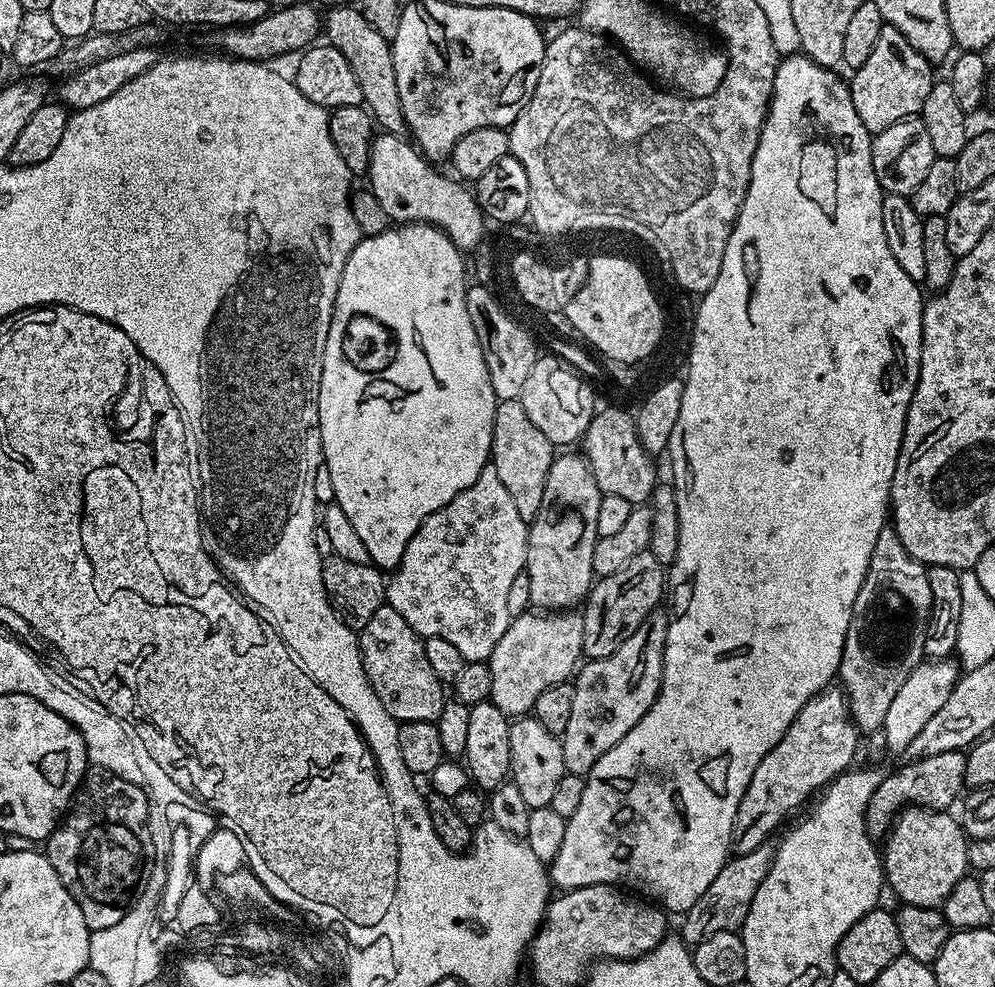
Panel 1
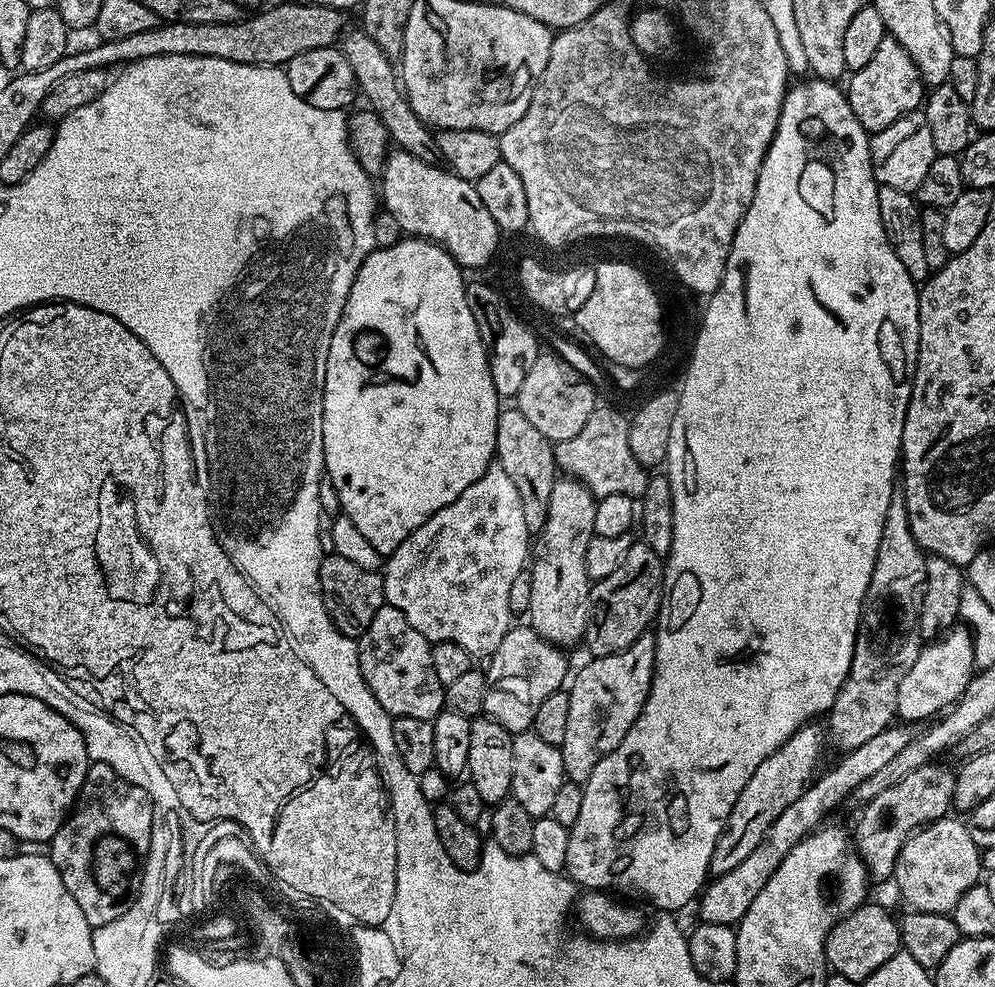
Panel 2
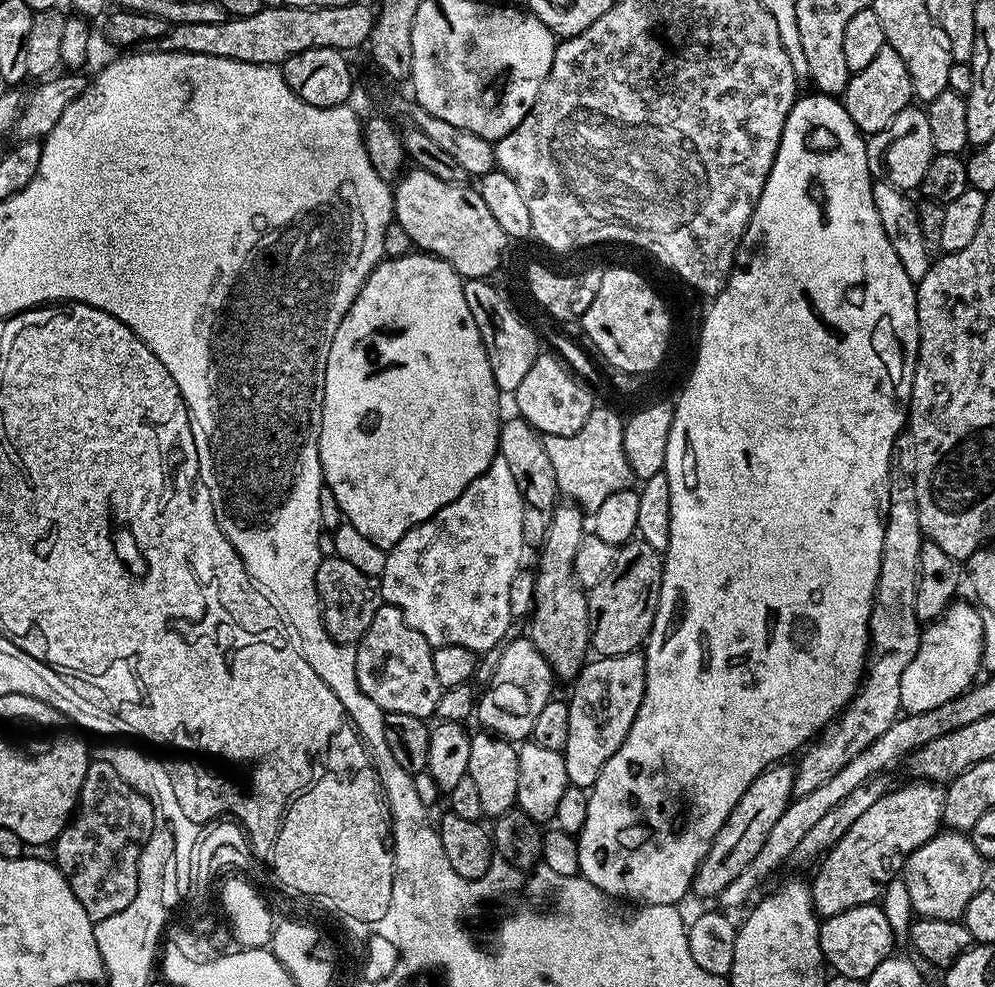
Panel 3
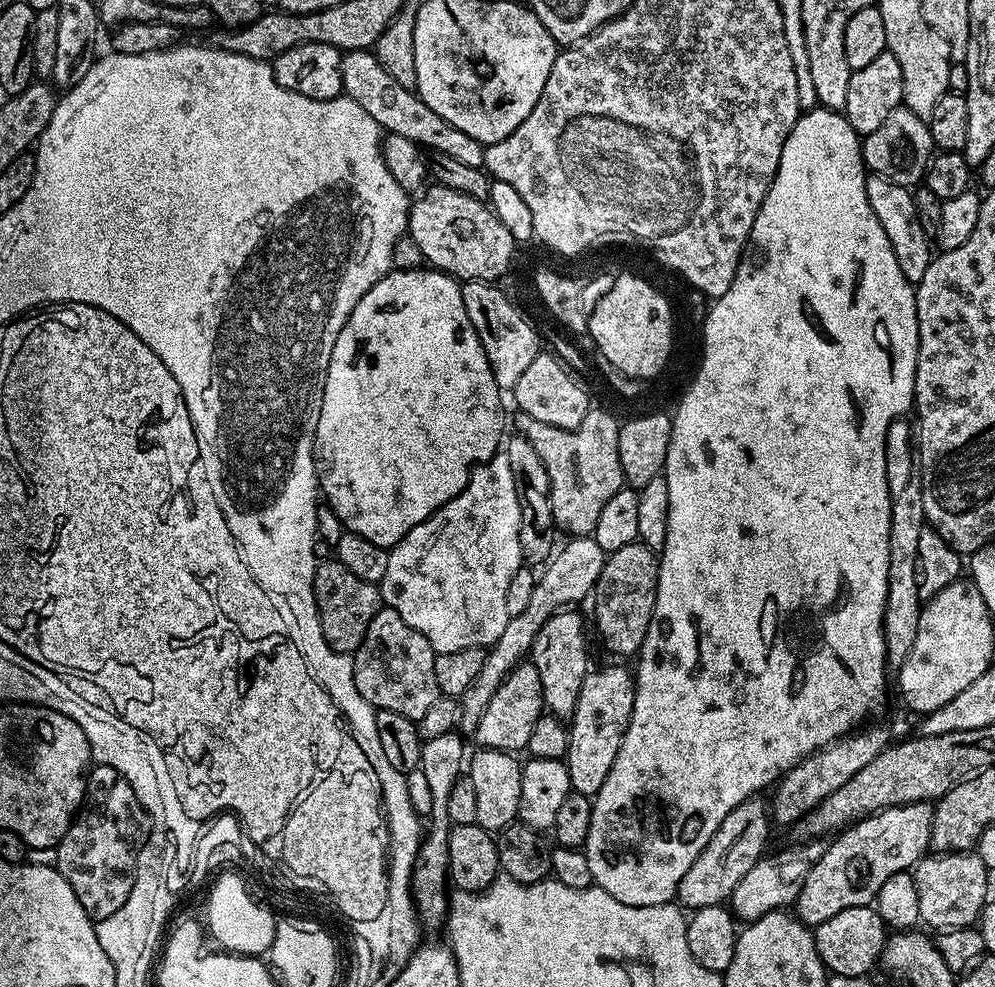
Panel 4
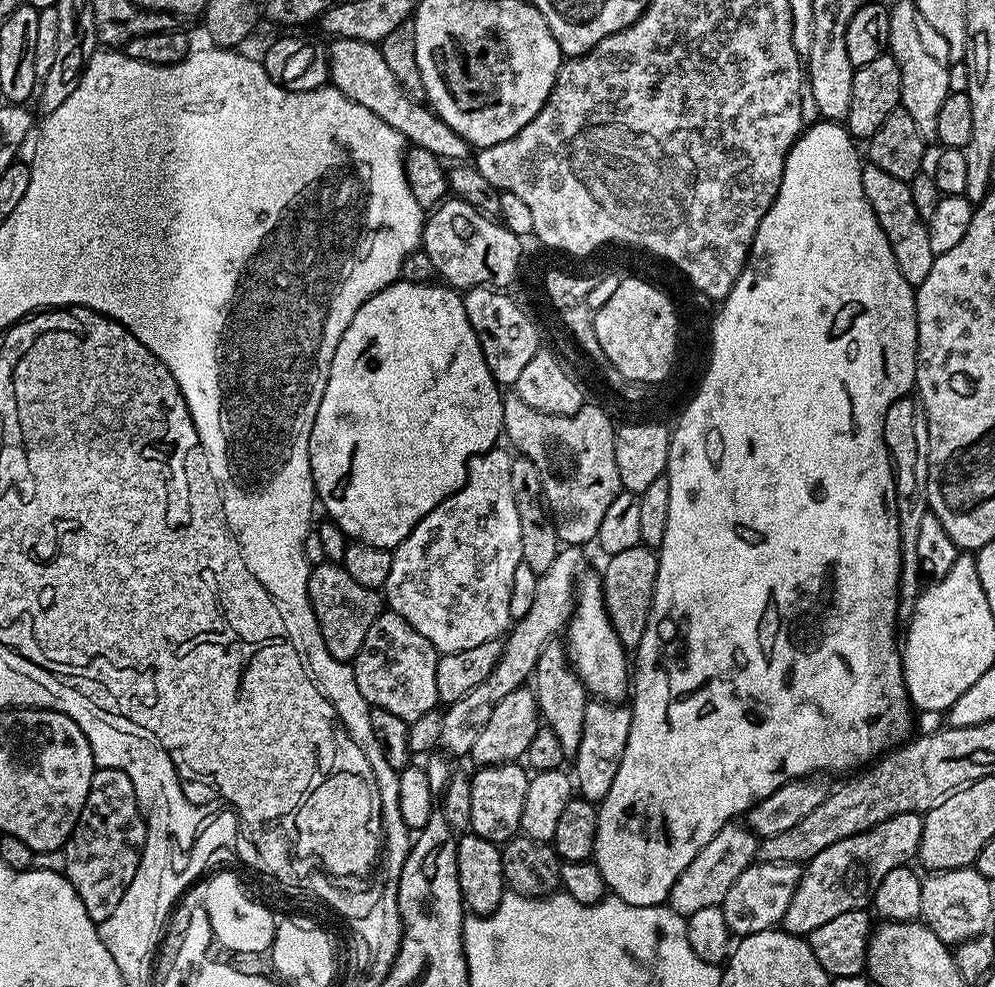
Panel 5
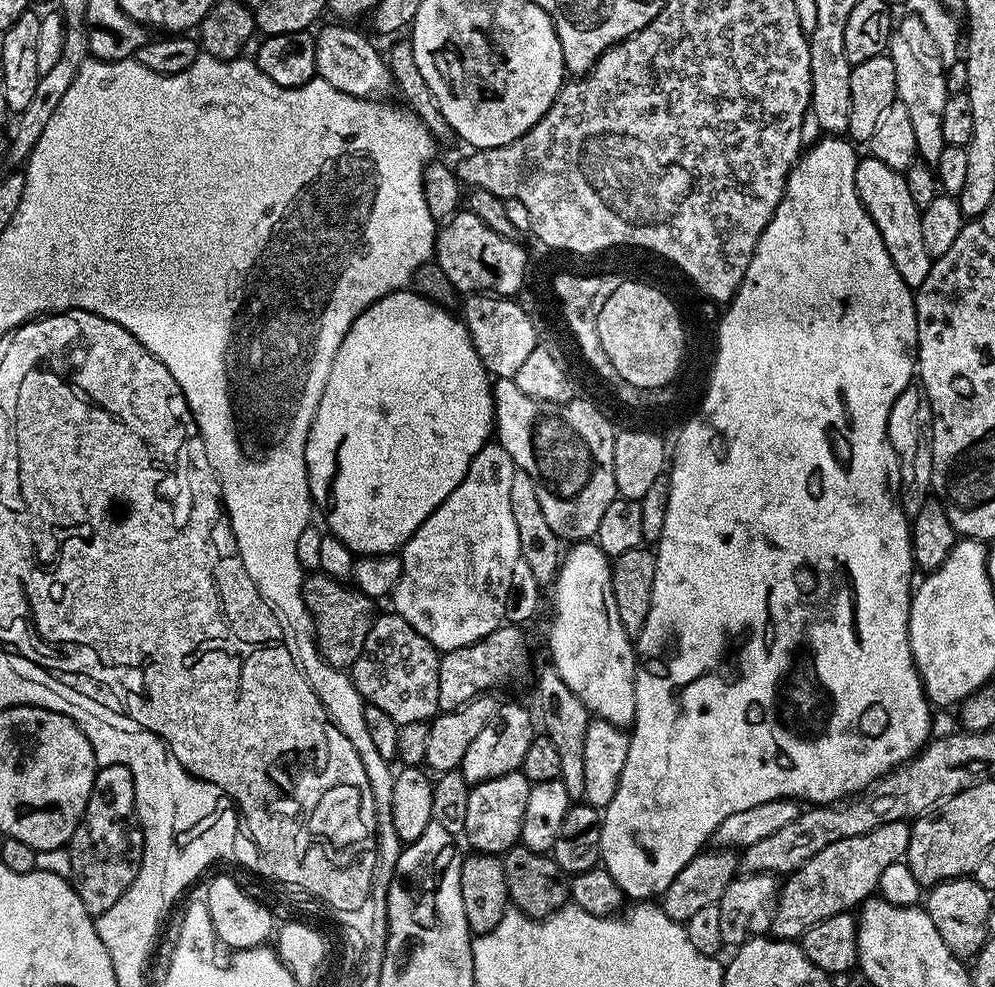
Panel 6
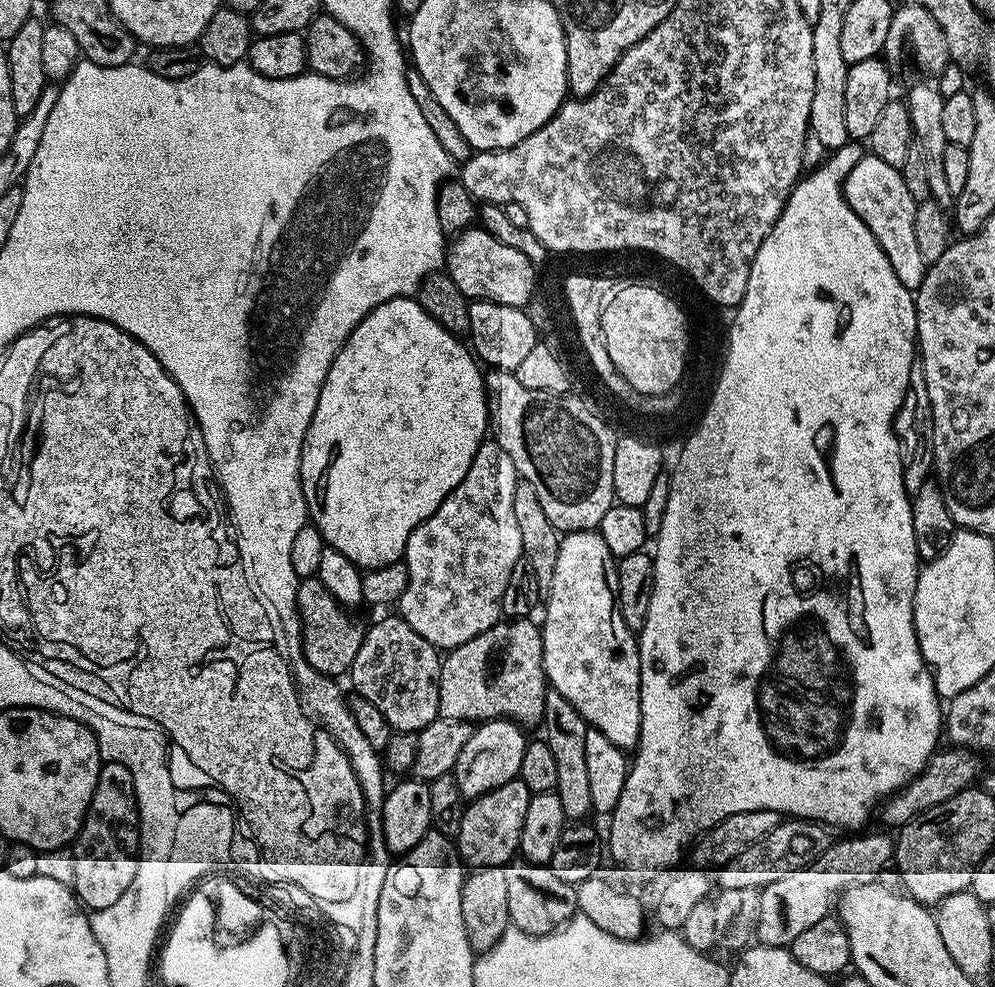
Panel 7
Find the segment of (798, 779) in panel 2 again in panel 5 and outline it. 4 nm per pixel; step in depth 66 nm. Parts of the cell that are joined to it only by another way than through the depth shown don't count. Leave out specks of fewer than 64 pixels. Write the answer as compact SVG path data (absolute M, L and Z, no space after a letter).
M729 822L722 830L678 874L678 882L670 890L666 901L667 907L672 908L682 917L690 917L698 914L698 910L706 910L706 906L721 907L723 899L729 893L730 886L734 885L738 876L753 864L758 856L758 837L751 828L740 822Z

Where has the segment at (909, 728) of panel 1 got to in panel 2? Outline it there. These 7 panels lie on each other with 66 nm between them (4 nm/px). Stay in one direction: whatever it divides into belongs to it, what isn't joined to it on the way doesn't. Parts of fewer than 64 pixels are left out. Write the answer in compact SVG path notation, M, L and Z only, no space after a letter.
M967 627L951 628L936 640L925 643L914 666L910 666L906 678L902 678L902 686L898 686L897 717L904 722L912 722L908 720L928 722L939 717L960 699L973 678L975 668L974 642L972 633Z

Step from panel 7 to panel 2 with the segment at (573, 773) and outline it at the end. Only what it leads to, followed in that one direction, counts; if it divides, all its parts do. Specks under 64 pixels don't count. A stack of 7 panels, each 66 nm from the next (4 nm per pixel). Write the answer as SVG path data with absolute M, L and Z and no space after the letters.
M575 478L557 479L554 490L550 490L550 510L546 510L546 522L542 530L535 533L534 547L530 552L530 606L526 613L527 623L544 640L549 640L561 650L579 645L584 638L588 621L588 567L586 550L594 535L594 510L597 497L586 485Z

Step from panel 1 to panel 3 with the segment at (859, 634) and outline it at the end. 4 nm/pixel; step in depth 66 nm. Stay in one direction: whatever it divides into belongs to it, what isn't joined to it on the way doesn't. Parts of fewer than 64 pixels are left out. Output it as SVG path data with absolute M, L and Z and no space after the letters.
M893 463L892 473L888 475L888 489L890 490L890 502L888 503L888 517L884 519L884 537L882 538L882 566L878 574L878 586L874 594L872 613L868 619L868 638L870 641L870 659L866 664L866 675L860 685L860 691L852 697L851 702L844 707L844 711L824 729L822 735L815 742L809 743L803 749L799 757L800 765L795 765L793 797L805 796L812 790L818 790L818 786L830 782L834 774L848 762L853 761L870 742L874 742L881 734L886 734L890 726L901 715L900 699L902 698L902 674L910 662L914 662L914 654L918 654L922 625L918 614L914 610L914 598L916 597L916 580L920 576L918 570L918 554L925 542L925 535L918 522L917 494L914 490L914 478L912 469L907 463Z

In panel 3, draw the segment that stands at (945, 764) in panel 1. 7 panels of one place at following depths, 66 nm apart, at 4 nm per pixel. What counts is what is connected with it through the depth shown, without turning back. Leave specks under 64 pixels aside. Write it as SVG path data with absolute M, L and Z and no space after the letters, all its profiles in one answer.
M912 782L905 788L893 787L842 838L833 846L829 852L819 861L820 869L816 872L816 877L810 880L812 889L812 906L816 909L817 917L833 916L842 914L842 910L850 910L859 904L871 904L879 901L880 895L884 892L884 887L892 879L899 877L904 870L904 863L908 861L908 855L918 846L930 842L937 832L941 831L944 824L944 793L945 789L935 782Z

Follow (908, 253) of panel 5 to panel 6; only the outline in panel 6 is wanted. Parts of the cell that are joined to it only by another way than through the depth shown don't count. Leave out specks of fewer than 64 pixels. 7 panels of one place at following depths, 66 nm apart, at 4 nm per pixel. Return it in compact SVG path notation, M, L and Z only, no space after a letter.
M861 159L856 166L856 189L874 226L878 226L878 234L882 234L882 242L886 242L886 250L890 254L890 262L894 262L894 270L902 274L902 282L906 282L908 288L920 288L922 282L926 282L926 274L930 274L934 258L926 250L922 239L922 209L914 202L914 198L910 198L910 186L906 186L904 173L890 170L886 162Z

